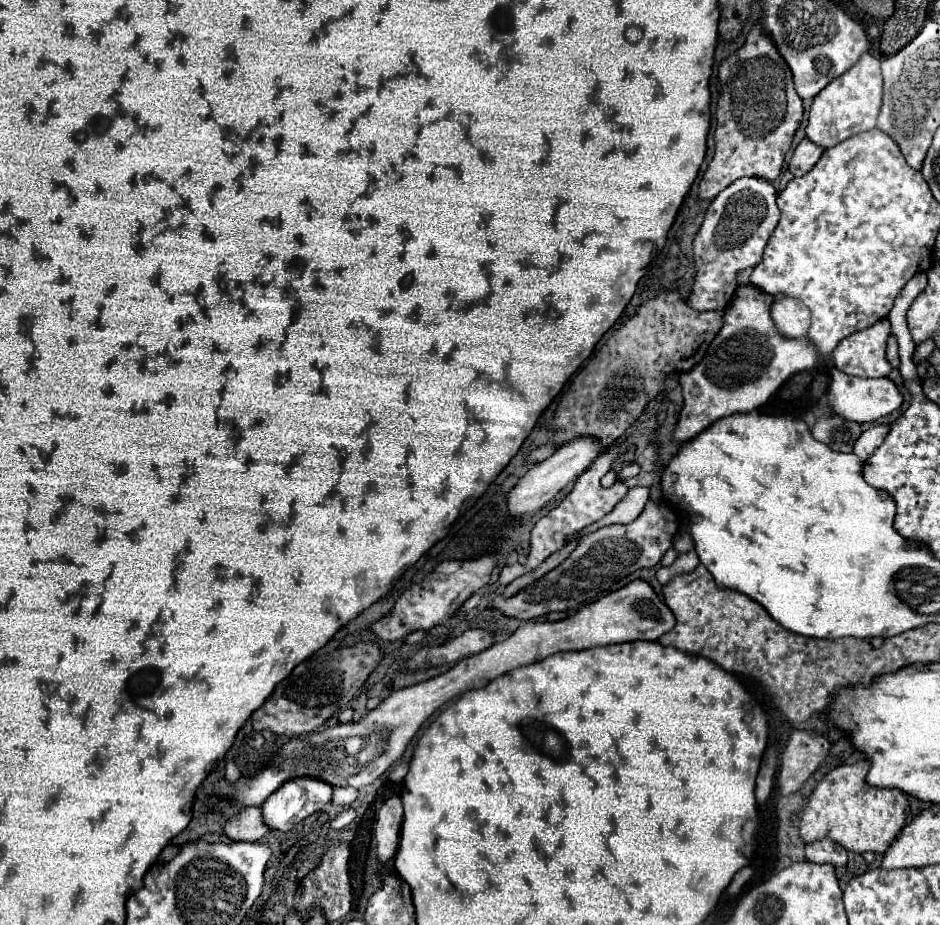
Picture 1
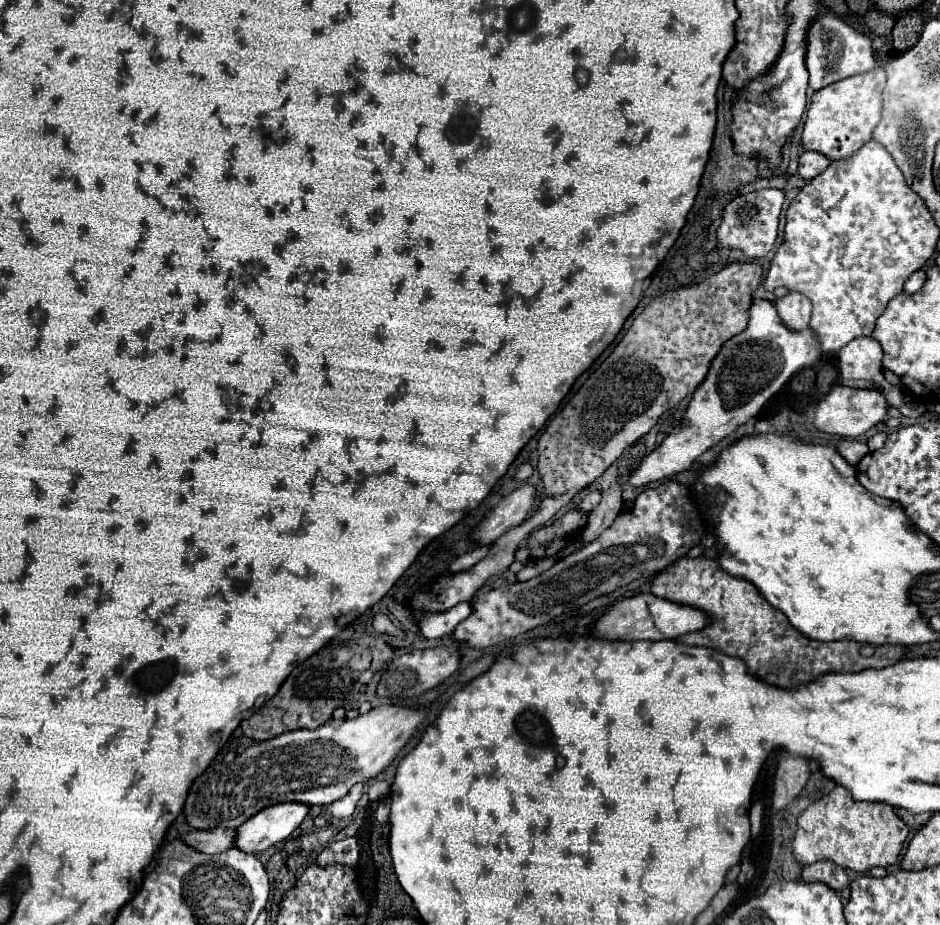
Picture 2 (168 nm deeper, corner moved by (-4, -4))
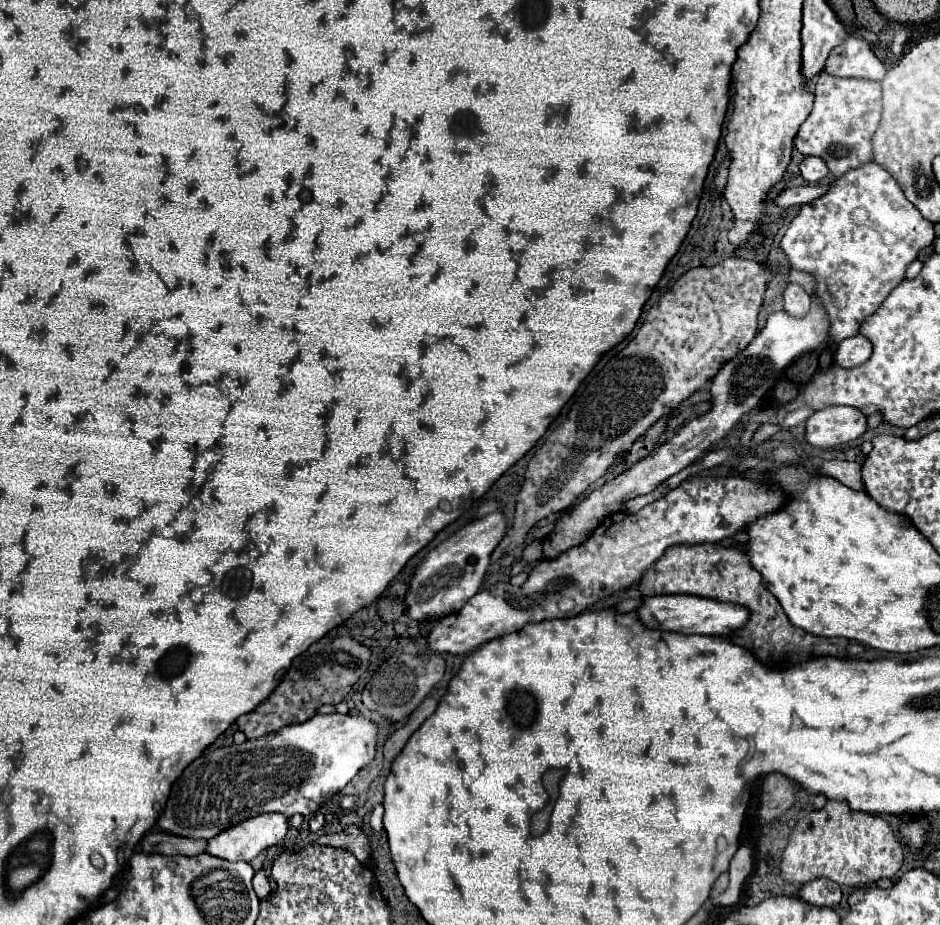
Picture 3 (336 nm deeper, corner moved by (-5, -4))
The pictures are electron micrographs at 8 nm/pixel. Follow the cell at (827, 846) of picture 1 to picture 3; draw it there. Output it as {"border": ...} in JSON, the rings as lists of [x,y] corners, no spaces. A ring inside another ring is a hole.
{"border":[[[814,879],[808,885],[800,887],[800,899],[816,905],[816,907],[836,907],[842,899],[842,891],[834,881],[828,879]]]}

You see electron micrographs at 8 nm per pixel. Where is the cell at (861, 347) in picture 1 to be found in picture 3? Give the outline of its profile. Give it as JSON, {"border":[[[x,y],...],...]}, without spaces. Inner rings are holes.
{"border":[[[854,335],[850,339],[844,339],[838,343],[838,353],[836,353],[836,363],[840,367],[858,367],[868,361],[872,355],[872,343],[864,335]]]}

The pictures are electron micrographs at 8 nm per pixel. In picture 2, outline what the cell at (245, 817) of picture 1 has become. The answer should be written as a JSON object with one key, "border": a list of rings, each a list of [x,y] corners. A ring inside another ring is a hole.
{"border":[[[193,829],[183,837],[183,841],[201,853],[223,853],[225,849],[231,849],[235,845],[235,837],[237,829]]]}

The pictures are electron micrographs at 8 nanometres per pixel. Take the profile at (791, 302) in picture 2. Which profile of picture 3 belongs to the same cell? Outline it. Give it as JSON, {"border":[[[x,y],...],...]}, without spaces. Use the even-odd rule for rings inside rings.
{"border":[[[790,283],[784,289],[784,311],[794,315],[794,317],[804,317],[808,309],[810,309],[810,297],[808,297],[808,293],[800,285]]]}

